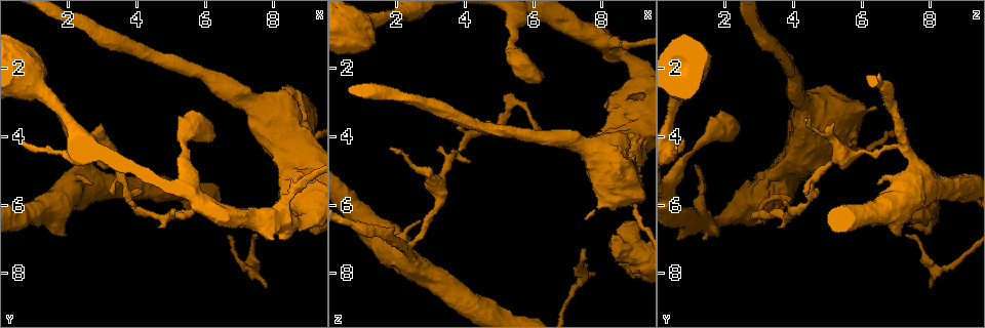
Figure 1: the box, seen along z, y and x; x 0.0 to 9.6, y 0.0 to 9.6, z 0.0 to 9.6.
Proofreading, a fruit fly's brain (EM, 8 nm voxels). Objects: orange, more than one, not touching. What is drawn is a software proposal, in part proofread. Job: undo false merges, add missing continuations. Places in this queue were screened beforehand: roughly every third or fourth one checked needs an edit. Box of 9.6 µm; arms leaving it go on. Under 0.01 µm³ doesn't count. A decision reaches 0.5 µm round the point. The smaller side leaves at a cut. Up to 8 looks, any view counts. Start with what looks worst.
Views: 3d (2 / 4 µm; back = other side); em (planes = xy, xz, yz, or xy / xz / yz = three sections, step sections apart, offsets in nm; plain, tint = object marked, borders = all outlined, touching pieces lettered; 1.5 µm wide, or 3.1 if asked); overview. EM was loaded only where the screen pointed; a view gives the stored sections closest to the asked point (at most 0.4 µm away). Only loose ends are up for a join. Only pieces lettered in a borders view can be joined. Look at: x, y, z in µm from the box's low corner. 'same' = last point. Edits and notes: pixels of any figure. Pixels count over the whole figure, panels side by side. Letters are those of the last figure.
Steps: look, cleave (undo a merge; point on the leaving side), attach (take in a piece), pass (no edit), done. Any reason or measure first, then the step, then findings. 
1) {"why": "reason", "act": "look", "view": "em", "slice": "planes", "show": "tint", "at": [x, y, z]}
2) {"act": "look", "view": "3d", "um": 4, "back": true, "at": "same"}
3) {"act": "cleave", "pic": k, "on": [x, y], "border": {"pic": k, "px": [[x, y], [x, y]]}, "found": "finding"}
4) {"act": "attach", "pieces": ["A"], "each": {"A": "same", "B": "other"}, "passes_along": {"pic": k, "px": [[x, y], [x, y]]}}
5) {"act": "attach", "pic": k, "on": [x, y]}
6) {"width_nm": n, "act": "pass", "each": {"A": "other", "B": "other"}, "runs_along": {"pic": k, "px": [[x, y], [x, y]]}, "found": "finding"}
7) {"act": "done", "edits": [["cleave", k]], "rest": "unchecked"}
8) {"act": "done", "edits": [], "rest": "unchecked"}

{"act": "look", "view": "3d", "um": 4, "at": [7.45, 6.85, 7.25]}

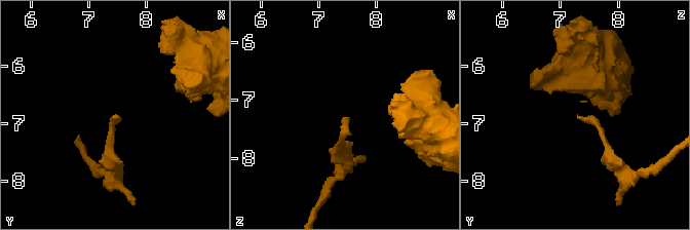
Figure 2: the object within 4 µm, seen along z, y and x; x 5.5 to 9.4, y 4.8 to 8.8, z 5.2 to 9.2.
{"why": "shape alone is not enough", "act": "look", "view": "em", "slice": "planes", "show": "borders", "at": [7.50, 6.85, 7.30]}

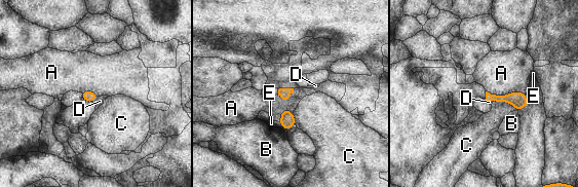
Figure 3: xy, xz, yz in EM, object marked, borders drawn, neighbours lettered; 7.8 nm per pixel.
{"act": "pass", "each": {"A": "other", "B": "other", "C": "other", "D": "other", "E": "other"}, "border": {"pic": 3, "px": [[486, 90], [526, 95]]}, "found": "none of them fits"}

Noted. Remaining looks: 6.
{"why": "free end", "act": "look", "view": "em", "slice": "planes", "show": "plain", "at": [3.30, 5.65, 4.35]}

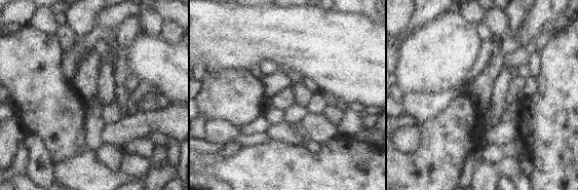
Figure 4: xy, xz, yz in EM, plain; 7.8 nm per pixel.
{"why": "what lies round it", "act": "look", "view": "em", "slice": "planes", "show": "borders", "at": "same"}

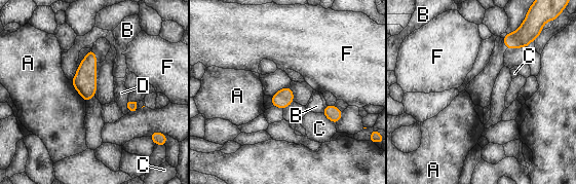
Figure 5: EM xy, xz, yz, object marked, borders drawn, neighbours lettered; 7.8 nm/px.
{"act": "pass", "each": {"A": "other", "B": "other", "C": "other", "D": "other", "F": "other"}, "border": {"pic": 5, "px": [[70, 80], [85, 103]]}, "found": "no lettered piece goes on from it"}

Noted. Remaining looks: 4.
{"why": "abrupt turn", "act": "look", "view": "em", "slice": "planes", "show": "borders", "at": [5.30, 6.30, 3.00]}

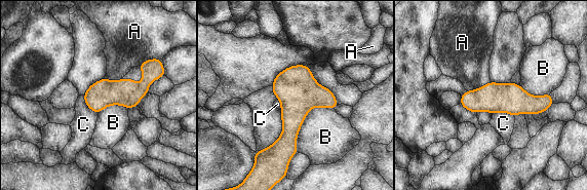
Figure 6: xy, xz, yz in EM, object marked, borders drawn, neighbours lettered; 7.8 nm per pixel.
{"longest_contact_nm": ["B", 440], "act": "pass", "each": {"A": "other", "B": "other", "C": "other"}, "found": "one neuron here"}

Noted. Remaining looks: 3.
{"act": "done", "edits": [], "rest": "unchecked"}

